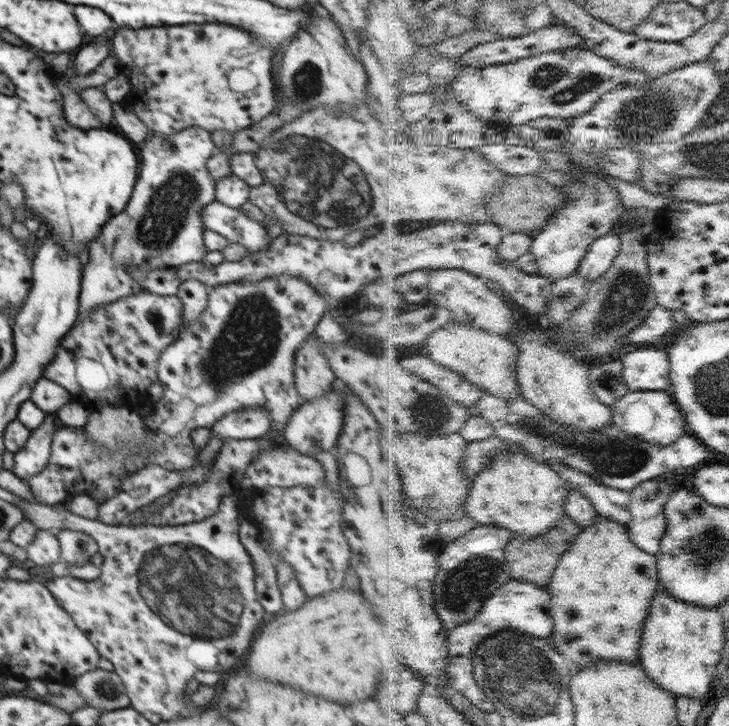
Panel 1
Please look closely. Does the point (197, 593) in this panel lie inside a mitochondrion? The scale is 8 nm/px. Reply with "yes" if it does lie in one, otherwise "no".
yes

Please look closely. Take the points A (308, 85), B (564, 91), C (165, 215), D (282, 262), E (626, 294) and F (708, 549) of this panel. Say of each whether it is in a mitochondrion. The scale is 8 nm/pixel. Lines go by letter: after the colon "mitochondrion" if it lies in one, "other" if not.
A: mitochondrion
B: mitochondrion
C: mitochondrion
D: other
E: mitochondrion
F: mitochondrion

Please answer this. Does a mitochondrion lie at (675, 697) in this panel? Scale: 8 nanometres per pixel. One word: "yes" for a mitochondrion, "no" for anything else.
no

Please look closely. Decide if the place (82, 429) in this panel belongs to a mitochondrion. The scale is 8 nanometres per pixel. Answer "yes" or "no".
no

